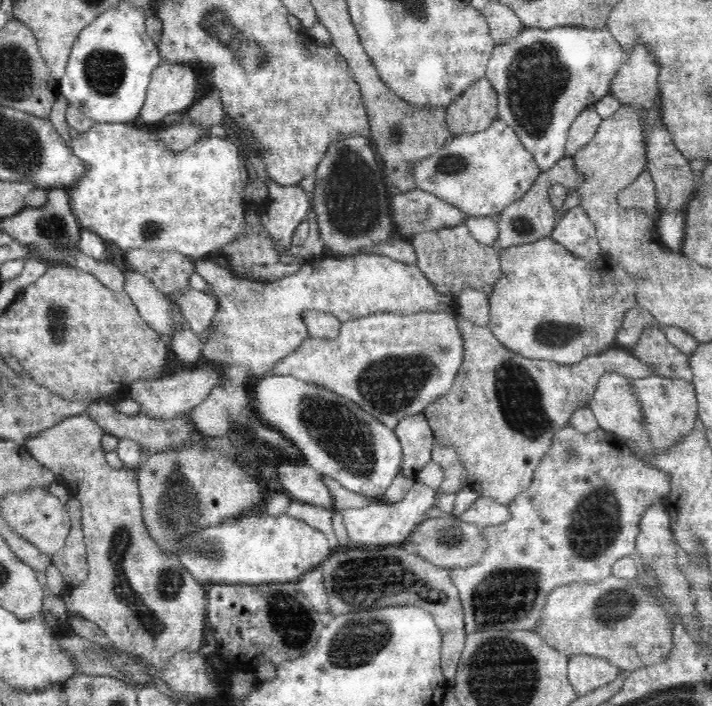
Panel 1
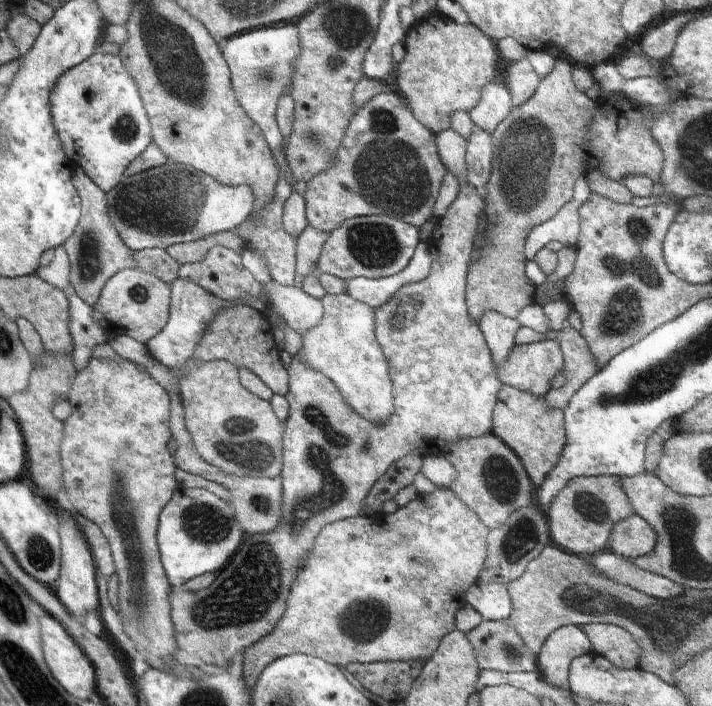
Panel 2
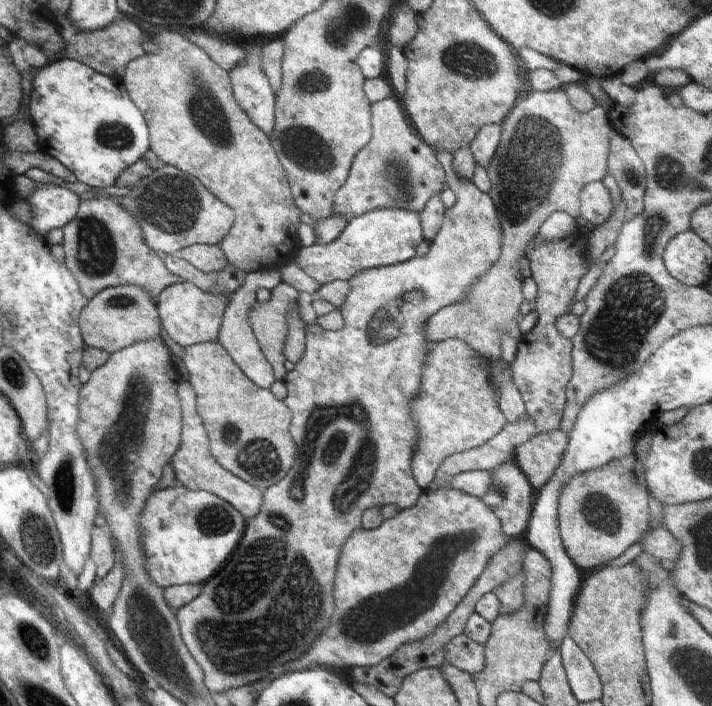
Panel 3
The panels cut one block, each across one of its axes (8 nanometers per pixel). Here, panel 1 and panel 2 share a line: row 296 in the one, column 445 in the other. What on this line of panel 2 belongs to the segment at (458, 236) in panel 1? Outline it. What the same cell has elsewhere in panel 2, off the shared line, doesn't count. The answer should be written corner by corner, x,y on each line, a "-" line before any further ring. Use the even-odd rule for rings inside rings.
492,432
453,443
445,448
445,452
446,460
458,473
450,489
478,515
490,531
499,529
514,511
532,504
532,490
536,487
523,467
521,459

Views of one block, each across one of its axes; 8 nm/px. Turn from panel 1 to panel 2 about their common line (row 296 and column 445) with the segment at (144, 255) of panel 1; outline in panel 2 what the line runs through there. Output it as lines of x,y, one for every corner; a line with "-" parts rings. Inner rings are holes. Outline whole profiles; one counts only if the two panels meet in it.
380,93
373,96
366,104
363,104
358,108
350,121
348,128
345,130
344,138
342,139
340,148
337,152
337,157
333,160
333,164
326,169
323,173
318,173
314,178
311,178
306,183
306,192
303,194
305,198
305,215
307,221
312,227
318,230
326,231
330,233
335,228
338,228
345,220
361,217
364,215
388,215
394,218
403,220
417,229
420,229
422,224
424,224
431,216
432,209
439,193
439,188
441,187
443,178
447,175
447,168
445,164
440,160
436,137
433,132
430,132
414,115
410,110
406,100
402,95
397,93

